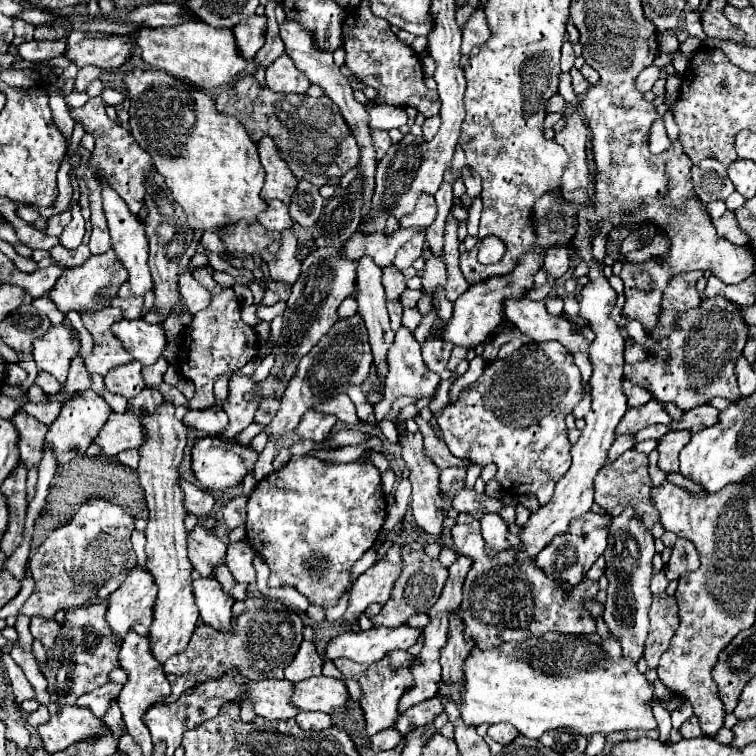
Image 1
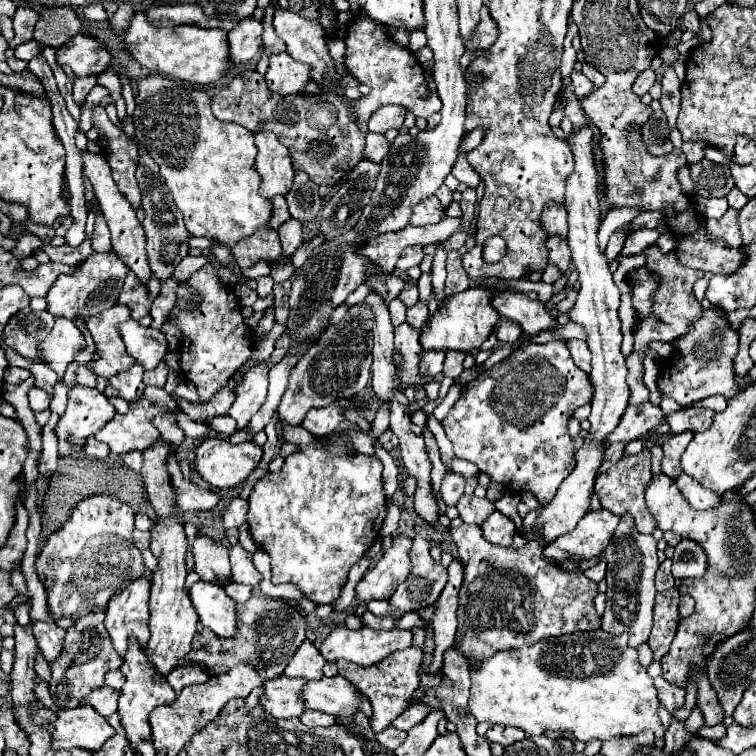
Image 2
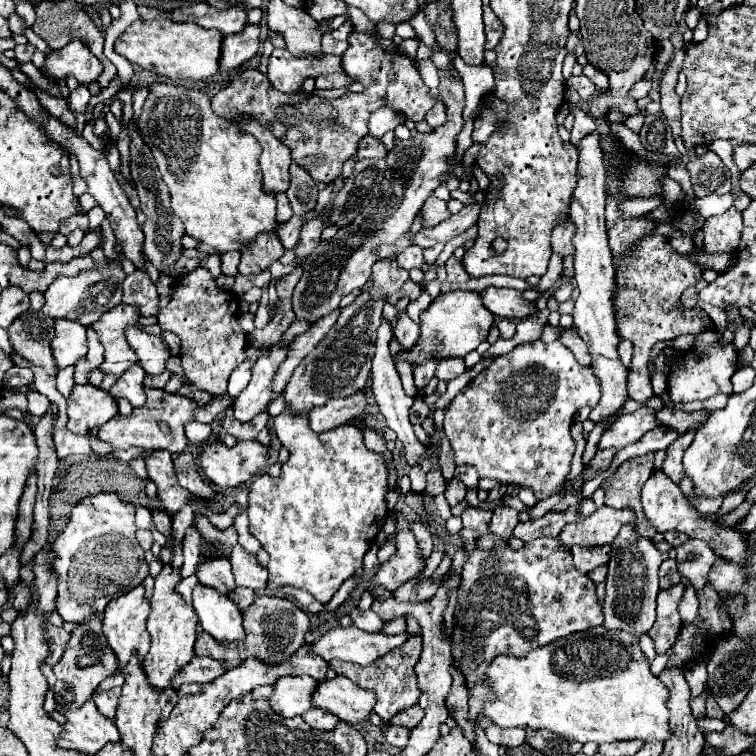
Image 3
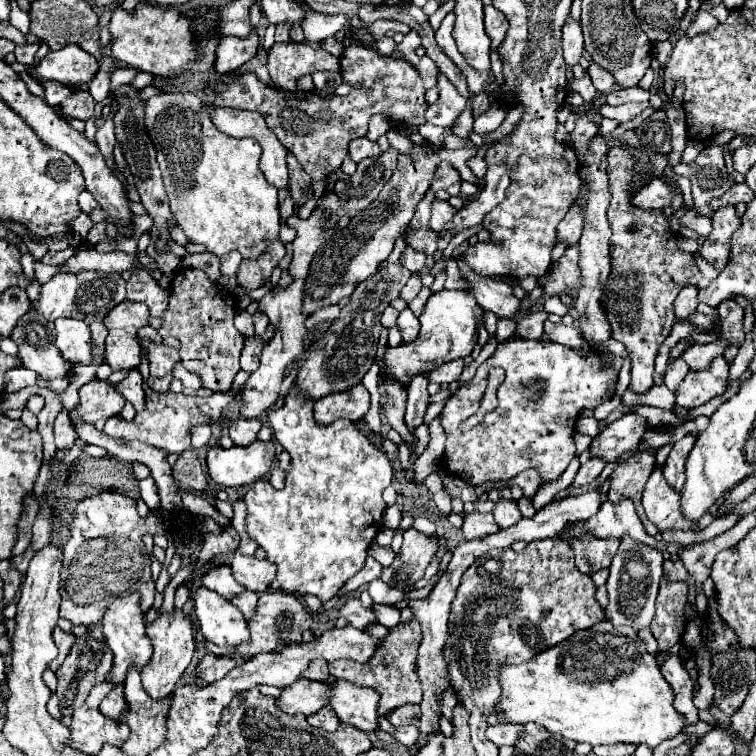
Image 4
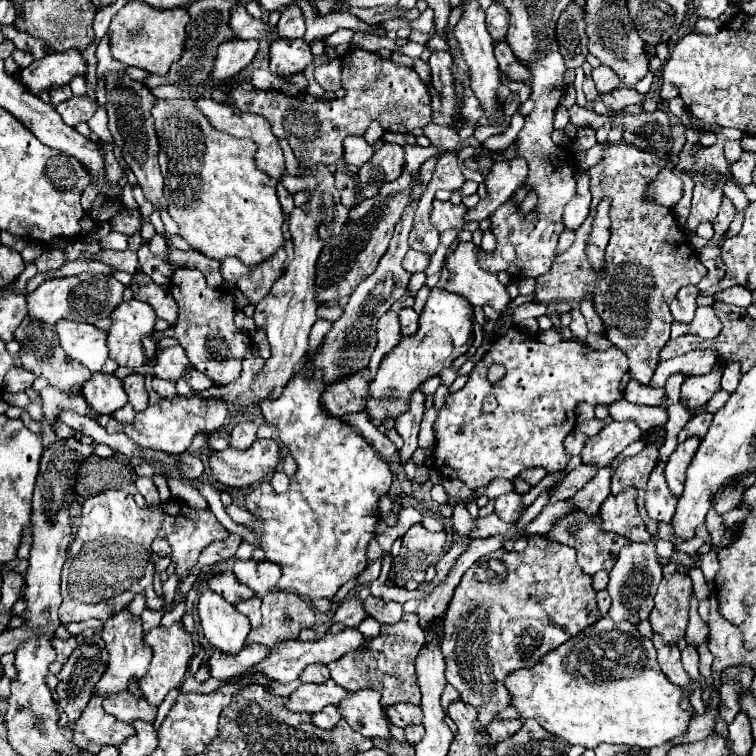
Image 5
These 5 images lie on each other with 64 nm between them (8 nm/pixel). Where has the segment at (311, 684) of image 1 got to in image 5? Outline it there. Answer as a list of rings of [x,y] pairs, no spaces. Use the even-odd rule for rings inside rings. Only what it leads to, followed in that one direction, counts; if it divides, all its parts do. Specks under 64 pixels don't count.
[[[364,688],[356,692],[348,692],[348,696],[336,704],[340,716],[366,738],[390,738],[384,710],[380,706],[378,692]]]

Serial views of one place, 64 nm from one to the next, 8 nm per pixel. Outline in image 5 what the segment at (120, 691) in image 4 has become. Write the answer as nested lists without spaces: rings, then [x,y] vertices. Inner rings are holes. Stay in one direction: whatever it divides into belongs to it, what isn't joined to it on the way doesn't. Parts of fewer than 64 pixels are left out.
[[[118,692],[116,696],[108,696],[102,708],[106,714],[122,722],[134,722],[134,720],[152,722],[156,718],[156,708],[146,704],[146,700],[142,698],[134,698],[130,692]]]

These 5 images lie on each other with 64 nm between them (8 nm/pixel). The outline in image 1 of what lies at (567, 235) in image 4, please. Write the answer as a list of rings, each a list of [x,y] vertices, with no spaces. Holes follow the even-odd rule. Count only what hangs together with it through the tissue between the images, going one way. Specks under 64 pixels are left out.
[[[550,248],[548,254],[546,254],[546,260],[544,260],[544,270],[554,276],[554,278],[560,278],[570,266],[570,256],[568,256],[568,248]]]

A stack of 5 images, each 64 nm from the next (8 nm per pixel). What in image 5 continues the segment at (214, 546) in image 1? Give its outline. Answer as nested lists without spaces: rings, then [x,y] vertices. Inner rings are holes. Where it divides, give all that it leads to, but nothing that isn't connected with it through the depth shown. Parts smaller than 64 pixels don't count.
[[[232,572],[214,574],[212,578],[208,578],[208,588],[212,592],[224,596],[230,604],[236,604],[240,600],[246,600],[246,598],[254,596],[254,592],[250,592],[250,588],[246,588],[244,584],[240,584]]]

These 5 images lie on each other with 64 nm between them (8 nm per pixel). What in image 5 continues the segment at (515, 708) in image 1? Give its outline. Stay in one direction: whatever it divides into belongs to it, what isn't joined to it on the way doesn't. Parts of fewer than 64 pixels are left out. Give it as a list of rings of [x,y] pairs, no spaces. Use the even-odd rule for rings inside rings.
[[[608,616],[600,618],[590,628],[560,644],[560,648],[542,656],[536,666],[520,668],[508,674],[504,686],[512,696],[510,704],[520,712],[522,720],[536,720],[544,730],[564,738],[572,746],[580,744],[584,748],[596,748],[598,744],[608,742],[654,748],[662,746],[674,736],[684,734],[690,720],[690,712],[680,708],[684,690],[670,684],[670,680],[658,668],[656,648],[652,646],[652,642],[640,636],[640,632],[632,624],[616,624]]]

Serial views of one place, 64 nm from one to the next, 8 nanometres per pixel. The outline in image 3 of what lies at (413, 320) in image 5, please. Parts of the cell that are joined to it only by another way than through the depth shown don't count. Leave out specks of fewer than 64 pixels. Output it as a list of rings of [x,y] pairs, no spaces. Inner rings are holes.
[[[404,312],[404,314],[400,316],[400,322],[394,326],[394,336],[396,336],[398,344],[400,344],[404,350],[410,350],[410,348],[416,344],[418,336],[420,336],[420,326],[418,326],[416,322],[412,322],[412,320],[406,316],[406,312]]]

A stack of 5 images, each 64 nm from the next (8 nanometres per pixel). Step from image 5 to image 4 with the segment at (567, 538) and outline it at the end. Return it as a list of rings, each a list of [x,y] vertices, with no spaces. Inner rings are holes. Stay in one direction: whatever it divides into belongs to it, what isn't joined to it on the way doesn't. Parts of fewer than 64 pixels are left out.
[[[586,536],[586,540],[566,540],[566,542],[572,544],[576,568],[582,574],[594,574],[600,568],[608,568],[618,548],[618,540],[594,540],[594,536]]]

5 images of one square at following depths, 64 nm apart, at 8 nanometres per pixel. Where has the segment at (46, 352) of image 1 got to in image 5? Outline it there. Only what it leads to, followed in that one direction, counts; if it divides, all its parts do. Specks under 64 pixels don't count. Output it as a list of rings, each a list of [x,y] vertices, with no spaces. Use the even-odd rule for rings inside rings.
[[[58,320],[56,332],[60,338],[60,346],[64,348],[70,360],[84,364],[90,372],[100,372],[104,362],[108,360],[106,334],[92,324]]]

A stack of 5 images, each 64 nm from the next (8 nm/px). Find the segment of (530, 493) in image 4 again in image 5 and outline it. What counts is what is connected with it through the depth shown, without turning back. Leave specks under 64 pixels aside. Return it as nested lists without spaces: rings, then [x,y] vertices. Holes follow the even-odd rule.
[[[534,468],[534,470],[522,470],[518,478],[524,480],[524,482],[528,482],[530,486],[536,486],[544,476],[546,476],[546,470],[544,468]]]

